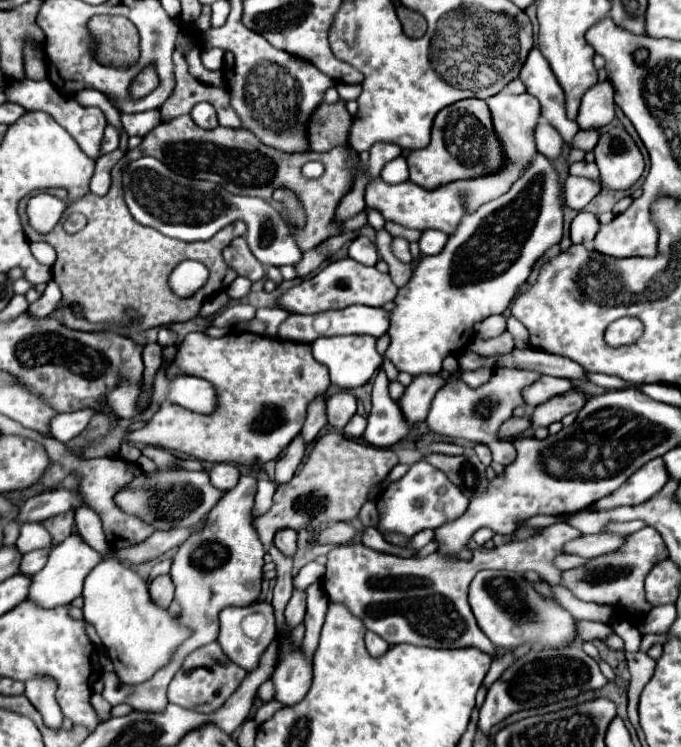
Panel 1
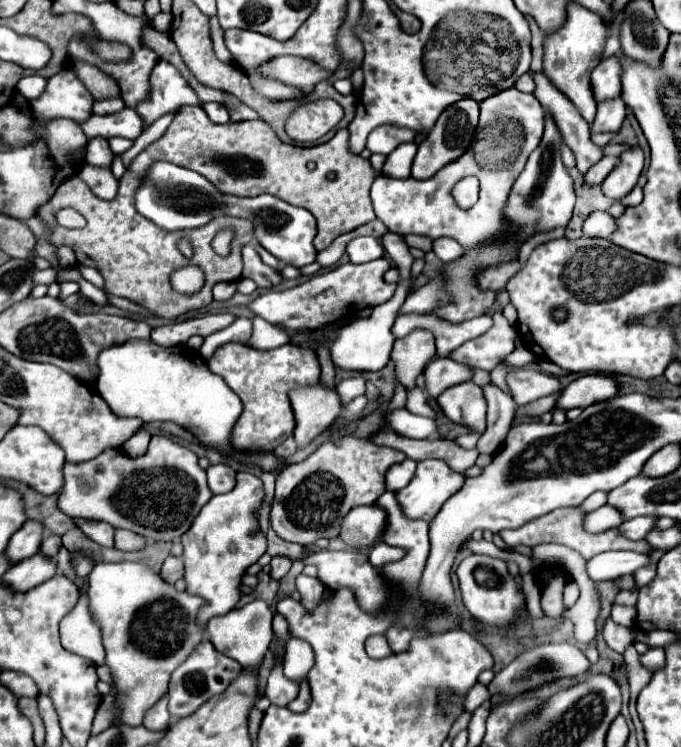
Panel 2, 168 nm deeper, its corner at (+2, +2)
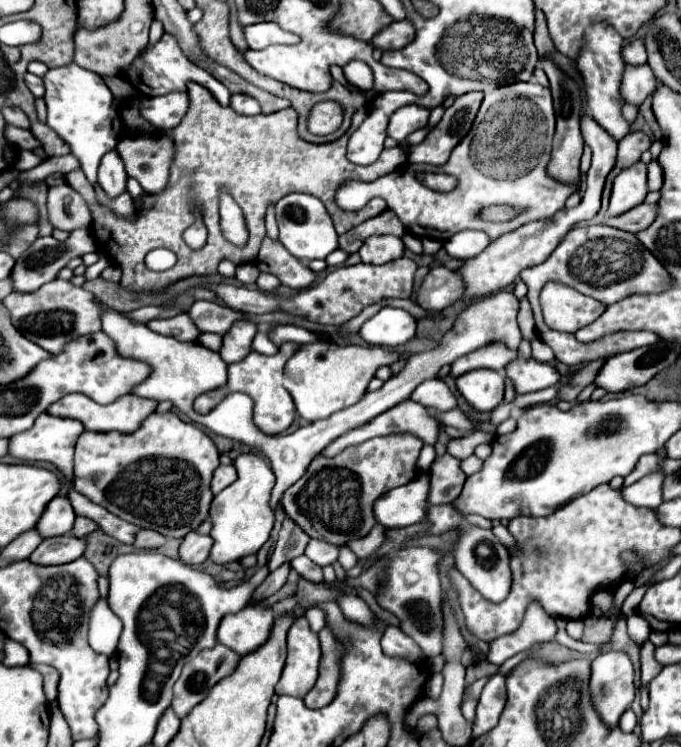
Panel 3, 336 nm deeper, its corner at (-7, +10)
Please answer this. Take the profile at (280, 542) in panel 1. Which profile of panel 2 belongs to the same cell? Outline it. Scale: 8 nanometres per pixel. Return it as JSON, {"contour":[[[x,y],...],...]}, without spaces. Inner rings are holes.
{"contour":[[[274,557],[272,559],[272,563],[270,563],[270,579],[274,579],[274,581],[280,581],[288,571],[290,571],[290,567],[292,567],[292,561],[288,559],[288,557]]]}

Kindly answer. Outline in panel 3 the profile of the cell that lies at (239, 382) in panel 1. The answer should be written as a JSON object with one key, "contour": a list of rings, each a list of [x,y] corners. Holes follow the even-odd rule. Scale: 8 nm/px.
{"contour":[[[283,343],[279,347],[279,351],[275,355],[261,355],[257,351],[251,351],[243,361],[239,363],[229,363],[227,365],[227,373],[233,375],[229,377],[229,383],[225,387],[220,387],[200,395],[194,401],[194,409],[200,414],[209,413],[216,405],[229,393],[234,393],[237,391],[243,391],[247,393],[253,403],[255,403],[255,409],[253,409],[253,421],[255,425],[267,433],[267,435],[279,435],[283,431],[289,429],[289,425],[293,423],[297,411],[293,407],[293,399],[289,395],[289,391],[283,387],[283,367],[287,363],[289,357],[293,357],[297,351],[299,351],[299,343]]]}

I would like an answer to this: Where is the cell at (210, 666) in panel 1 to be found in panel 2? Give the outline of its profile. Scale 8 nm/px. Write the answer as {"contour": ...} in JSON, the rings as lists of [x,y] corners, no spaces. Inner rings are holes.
{"contour":[[[202,641],[192,651],[192,655],[172,673],[170,689],[168,689],[168,711],[170,711],[172,719],[192,715],[210,697],[224,693],[226,687],[232,683],[232,679],[236,679],[240,675],[240,671],[242,671],[240,663],[236,663],[234,659],[216,651],[210,641]]]}

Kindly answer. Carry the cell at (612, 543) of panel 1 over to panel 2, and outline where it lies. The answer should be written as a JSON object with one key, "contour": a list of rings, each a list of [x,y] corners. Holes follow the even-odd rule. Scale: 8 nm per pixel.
{"contour":[[[634,517],[630,521],[624,521],[618,529],[624,537],[638,541],[638,539],[644,539],[656,527],[656,521],[658,517]]]}

